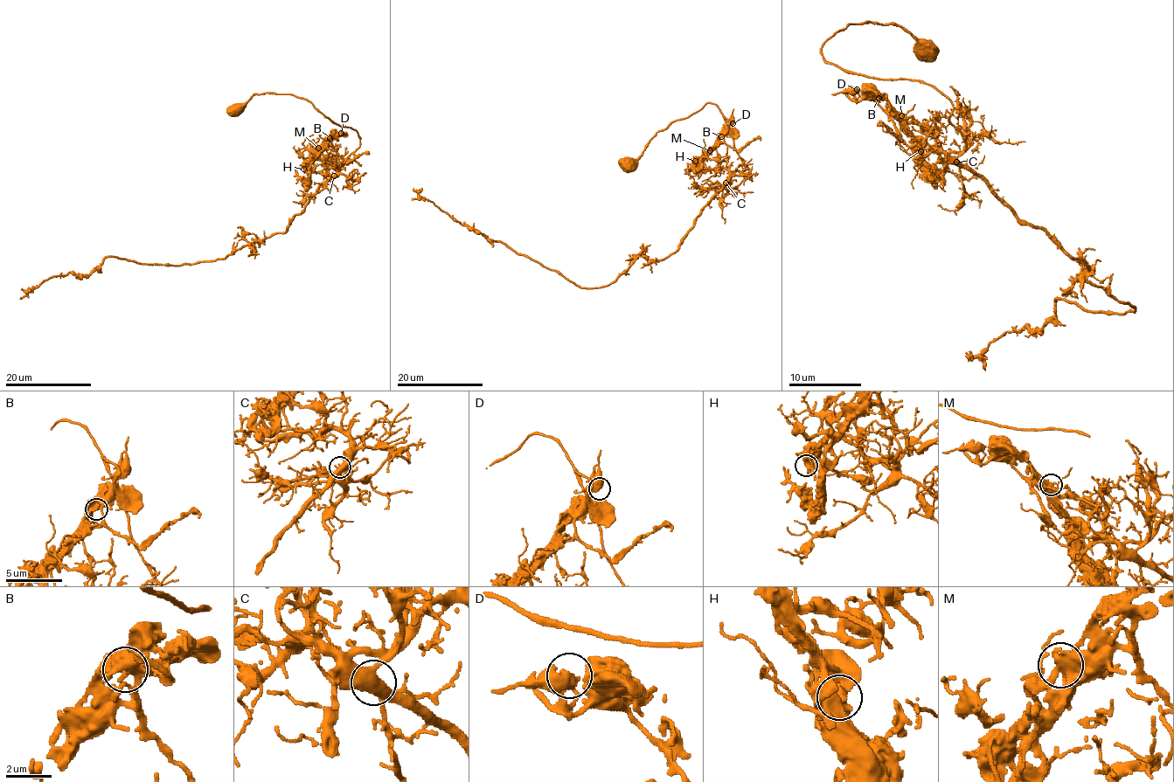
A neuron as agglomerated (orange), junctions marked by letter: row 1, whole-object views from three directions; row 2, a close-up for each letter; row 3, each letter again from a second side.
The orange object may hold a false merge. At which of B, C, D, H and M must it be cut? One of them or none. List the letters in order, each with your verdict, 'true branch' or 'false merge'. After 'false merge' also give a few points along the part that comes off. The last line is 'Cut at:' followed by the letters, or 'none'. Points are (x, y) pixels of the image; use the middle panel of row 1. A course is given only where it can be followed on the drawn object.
B: true branch
C: true branch
D: true branch
H: true branch
M: false merge | (709, 150), (724, 141), (735, 149), (741, 149), (760, 137)
Cut at: M

